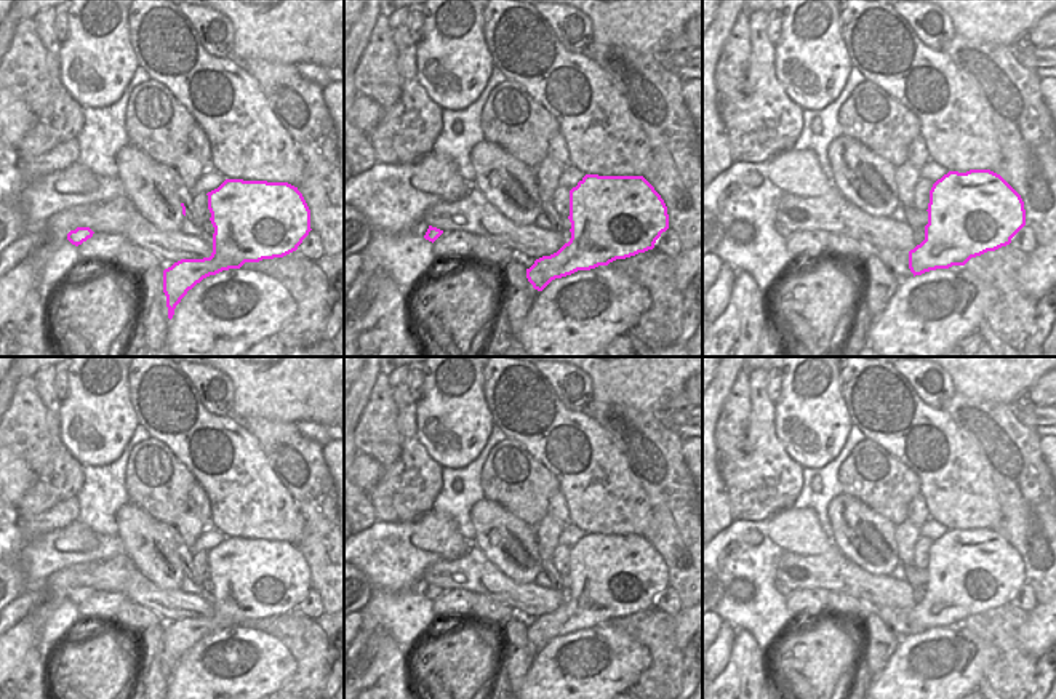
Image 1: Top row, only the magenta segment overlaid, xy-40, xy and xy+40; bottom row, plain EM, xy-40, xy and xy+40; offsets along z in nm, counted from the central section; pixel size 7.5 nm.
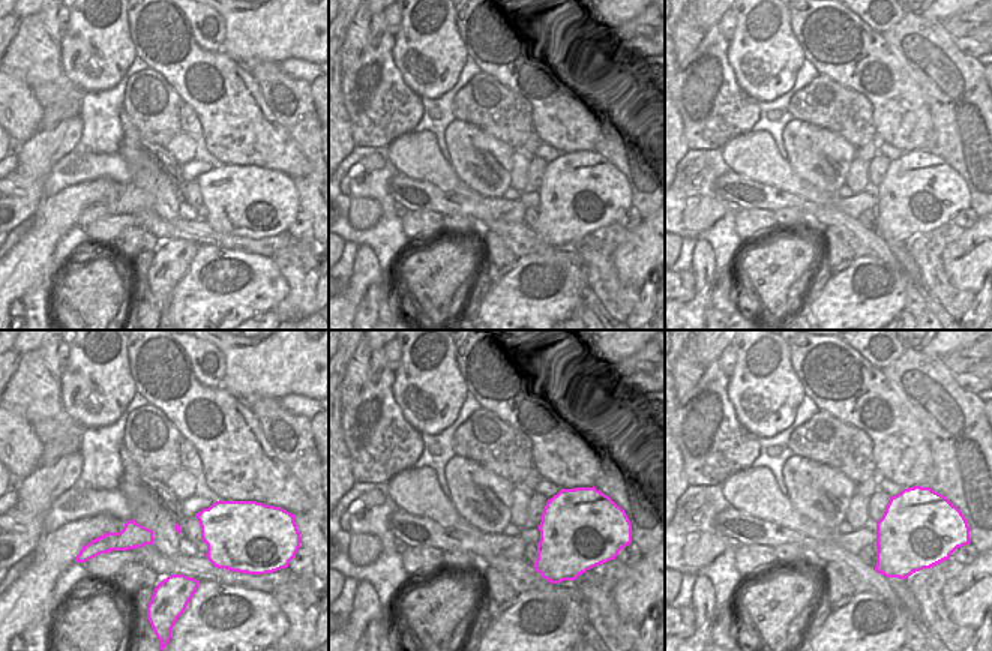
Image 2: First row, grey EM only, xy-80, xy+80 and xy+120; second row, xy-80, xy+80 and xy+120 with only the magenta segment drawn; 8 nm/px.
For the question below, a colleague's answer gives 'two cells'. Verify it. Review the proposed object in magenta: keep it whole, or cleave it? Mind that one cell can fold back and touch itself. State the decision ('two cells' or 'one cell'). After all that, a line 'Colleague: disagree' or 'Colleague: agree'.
one cell
Colleague: disagree

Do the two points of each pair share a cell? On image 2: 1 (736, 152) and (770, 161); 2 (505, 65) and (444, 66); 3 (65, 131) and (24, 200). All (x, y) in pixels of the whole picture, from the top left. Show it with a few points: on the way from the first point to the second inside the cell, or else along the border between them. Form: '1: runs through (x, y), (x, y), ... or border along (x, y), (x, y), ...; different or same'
1: runs through (745, 155), (754, 155), (761, 161); same
2: border along (455, 21), (456, 32), (468, 54); different
3: runs through (50, 147), (33, 164), (24, 183); same

